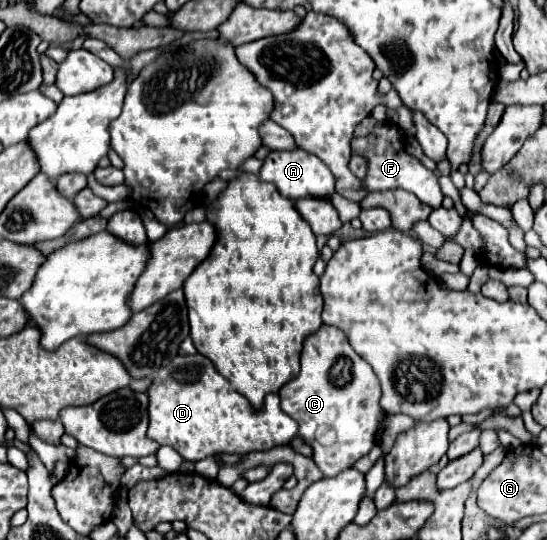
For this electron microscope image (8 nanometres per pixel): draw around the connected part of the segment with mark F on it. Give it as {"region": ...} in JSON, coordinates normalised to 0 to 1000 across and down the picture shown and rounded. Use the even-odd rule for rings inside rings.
{"region":[[[707,224],[689,228],[678,250],[660,254],[660,257],[645,257],[642,272],[645,272],[649,283],[671,291],[675,313],[671,313],[671,328],[664,331],[664,339],[671,339],[675,354],[740,350],[740,354],[759,357],[773,376],[781,376],[788,383],[806,383],[810,357],[806,357],[806,346],[799,339],[795,320],[784,317],[766,294],[740,283],[740,254],[733,250],[729,235],[722,235]]]}

